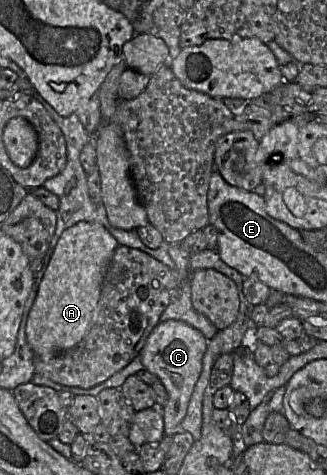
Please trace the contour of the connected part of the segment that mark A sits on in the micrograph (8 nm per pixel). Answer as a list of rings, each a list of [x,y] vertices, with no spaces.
[[[81,221],[63,231],[27,319],[27,342],[35,357],[50,360],[75,346],[89,331],[99,313],[102,283],[118,246],[99,223]]]

